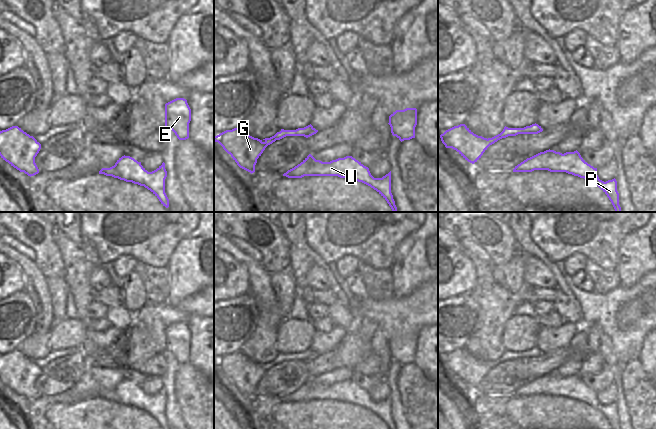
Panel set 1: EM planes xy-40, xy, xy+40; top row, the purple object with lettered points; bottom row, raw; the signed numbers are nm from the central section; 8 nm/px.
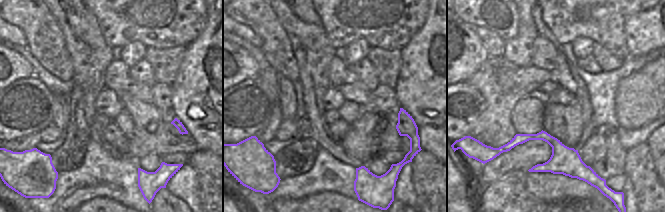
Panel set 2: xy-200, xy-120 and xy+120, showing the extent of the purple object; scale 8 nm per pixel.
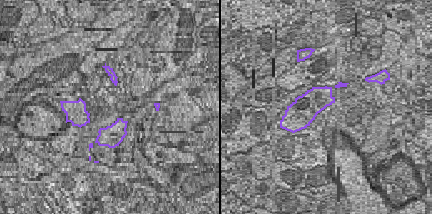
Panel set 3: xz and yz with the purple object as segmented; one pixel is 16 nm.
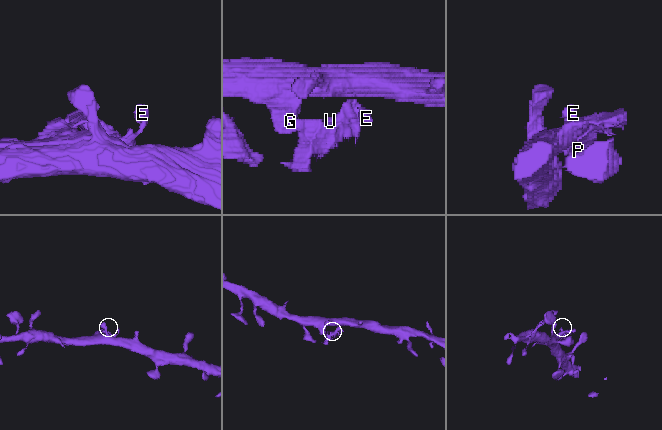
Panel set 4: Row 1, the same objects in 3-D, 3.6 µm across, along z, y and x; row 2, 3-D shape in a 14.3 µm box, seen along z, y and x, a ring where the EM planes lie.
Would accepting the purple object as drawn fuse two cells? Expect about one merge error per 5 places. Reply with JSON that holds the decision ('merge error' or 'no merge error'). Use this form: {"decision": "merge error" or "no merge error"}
{"decision": "merge error"}

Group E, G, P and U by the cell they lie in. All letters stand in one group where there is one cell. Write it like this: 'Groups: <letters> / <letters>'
Groups: E P U / G.

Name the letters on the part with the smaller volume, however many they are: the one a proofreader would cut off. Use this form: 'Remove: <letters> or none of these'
Remove: E, P, U

